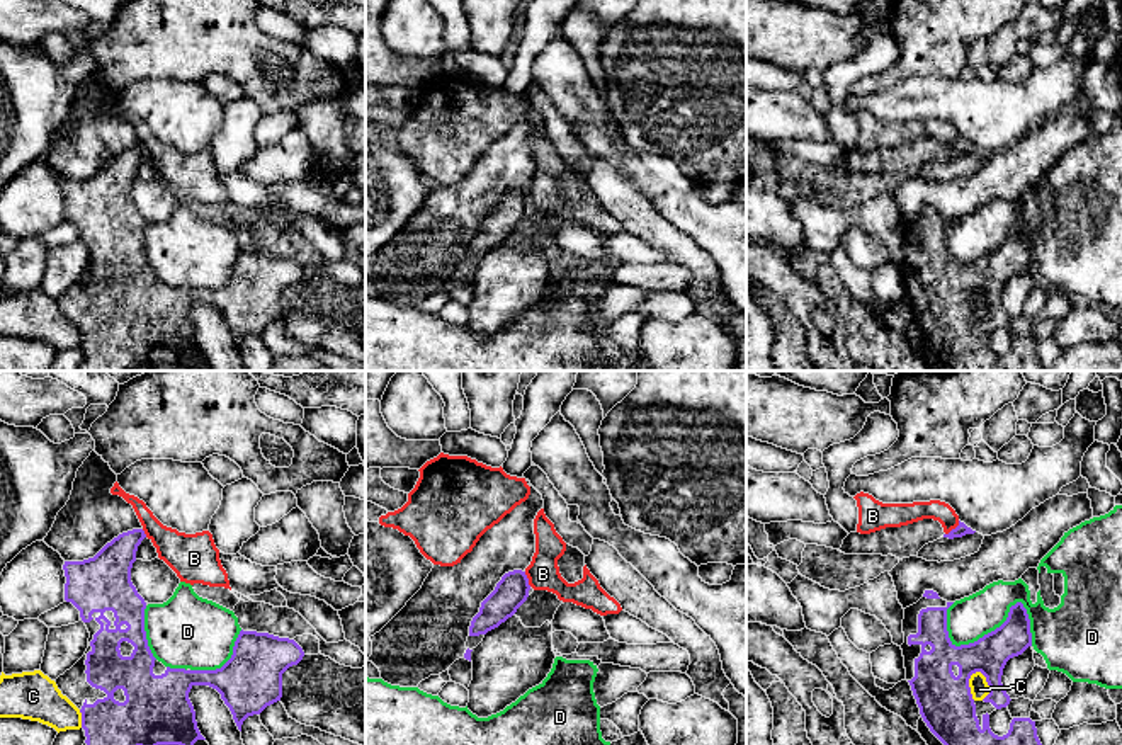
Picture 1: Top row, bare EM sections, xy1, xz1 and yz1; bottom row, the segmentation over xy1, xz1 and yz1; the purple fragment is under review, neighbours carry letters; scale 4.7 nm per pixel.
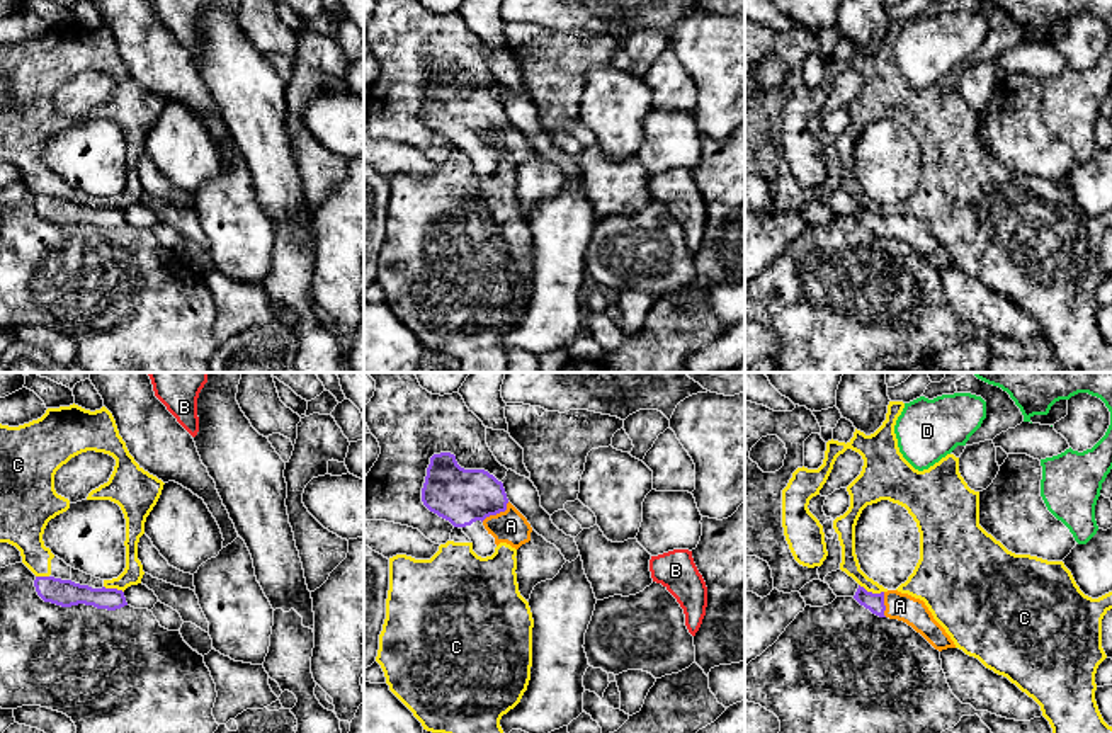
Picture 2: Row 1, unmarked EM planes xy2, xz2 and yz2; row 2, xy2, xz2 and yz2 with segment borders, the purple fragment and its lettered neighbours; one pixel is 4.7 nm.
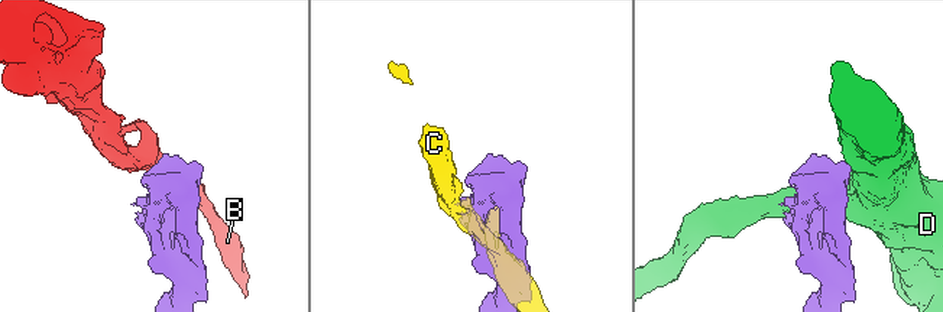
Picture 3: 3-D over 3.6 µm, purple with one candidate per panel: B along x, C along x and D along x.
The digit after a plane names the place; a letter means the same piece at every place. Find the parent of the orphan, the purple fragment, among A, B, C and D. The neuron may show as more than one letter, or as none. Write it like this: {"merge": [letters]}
{"merge": ["A"]}

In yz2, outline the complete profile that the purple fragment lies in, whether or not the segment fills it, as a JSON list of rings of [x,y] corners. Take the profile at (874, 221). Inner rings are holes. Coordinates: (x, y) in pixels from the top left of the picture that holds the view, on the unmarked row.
[[[859,204],[854,218],[879,236],[898,238],[920,252],[935,269],[956,267],[945,248],[933,238],[923,219],[898,209],[867,211]]]

